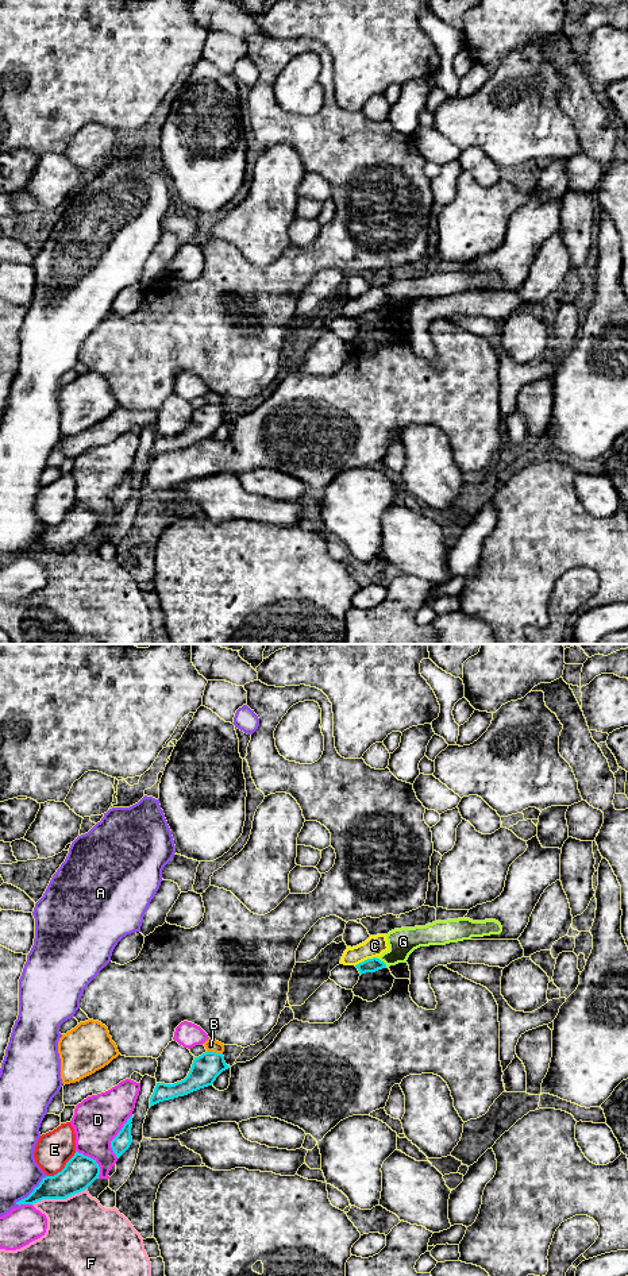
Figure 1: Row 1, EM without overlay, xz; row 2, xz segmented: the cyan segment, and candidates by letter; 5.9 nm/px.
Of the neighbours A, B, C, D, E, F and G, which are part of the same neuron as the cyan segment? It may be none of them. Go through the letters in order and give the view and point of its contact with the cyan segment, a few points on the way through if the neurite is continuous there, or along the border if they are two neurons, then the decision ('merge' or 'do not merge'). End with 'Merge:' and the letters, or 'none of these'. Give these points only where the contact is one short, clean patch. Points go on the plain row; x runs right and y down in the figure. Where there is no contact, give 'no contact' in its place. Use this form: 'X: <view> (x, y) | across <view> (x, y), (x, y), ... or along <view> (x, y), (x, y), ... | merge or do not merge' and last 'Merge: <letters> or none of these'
A: xz (33, 543) | do not merge
B: xz (214, 404) | do not merge
C: xz (365, 312) | do not merge
D: xz (116, 488) | do not merge
E: xz (64, 520) | do not merge
F: xz (60, 550) | along xz (87, 539), (65, 550), (43, 550), (33, 556) | do not merge
G: xz (382, 313) | do not merge
Merge: none of these

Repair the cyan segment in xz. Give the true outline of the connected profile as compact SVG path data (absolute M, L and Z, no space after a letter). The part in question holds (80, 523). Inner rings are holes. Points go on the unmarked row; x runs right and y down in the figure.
M76 504L61 524L43 529L39 537L16 556L34 556L43 551L66 551L86 541L99 531L99 527L100 519L96 512Z

